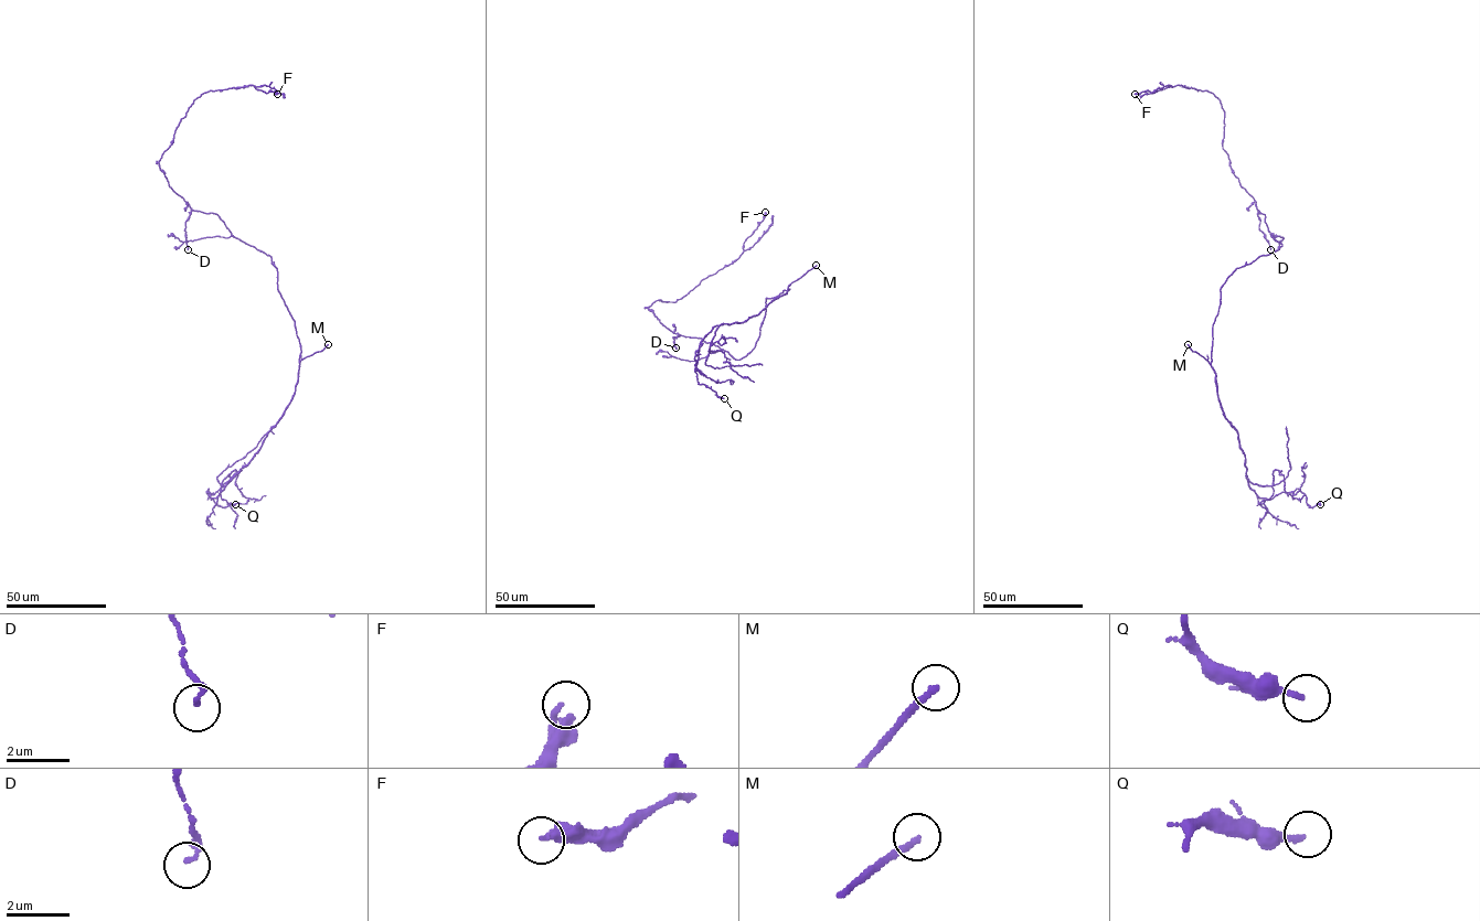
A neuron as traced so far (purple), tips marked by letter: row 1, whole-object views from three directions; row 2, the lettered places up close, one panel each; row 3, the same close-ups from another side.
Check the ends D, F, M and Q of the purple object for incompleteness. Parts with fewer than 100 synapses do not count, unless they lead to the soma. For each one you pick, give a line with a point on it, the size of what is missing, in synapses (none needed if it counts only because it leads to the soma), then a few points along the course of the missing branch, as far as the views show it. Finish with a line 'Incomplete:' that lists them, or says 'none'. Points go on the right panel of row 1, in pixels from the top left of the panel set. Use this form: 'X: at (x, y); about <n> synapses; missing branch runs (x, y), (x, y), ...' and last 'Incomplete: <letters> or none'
M: at (1188, 344)
Incomplete: M

